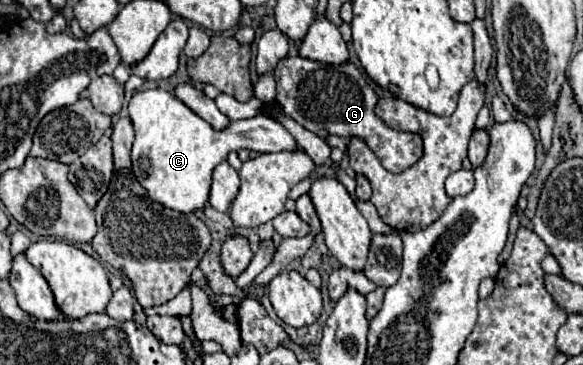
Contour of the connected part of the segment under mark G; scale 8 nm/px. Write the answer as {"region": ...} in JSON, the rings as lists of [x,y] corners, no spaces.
{"region":[[[285,57],[275,67],[277,81],[277,101],[285,115],[293,117],[307,131],[317,137],[337,135],[343,139],[361,139],[379,157],[383,167],[391,173],[401,173],[415,165],[423,153],[423,141],[417,133],[405,133],[389,129],[385,121],[375,115],[375,105],[379,101],[377,91],[367,81],[367,77],[353,65],[325,65],[305,57]]]}

